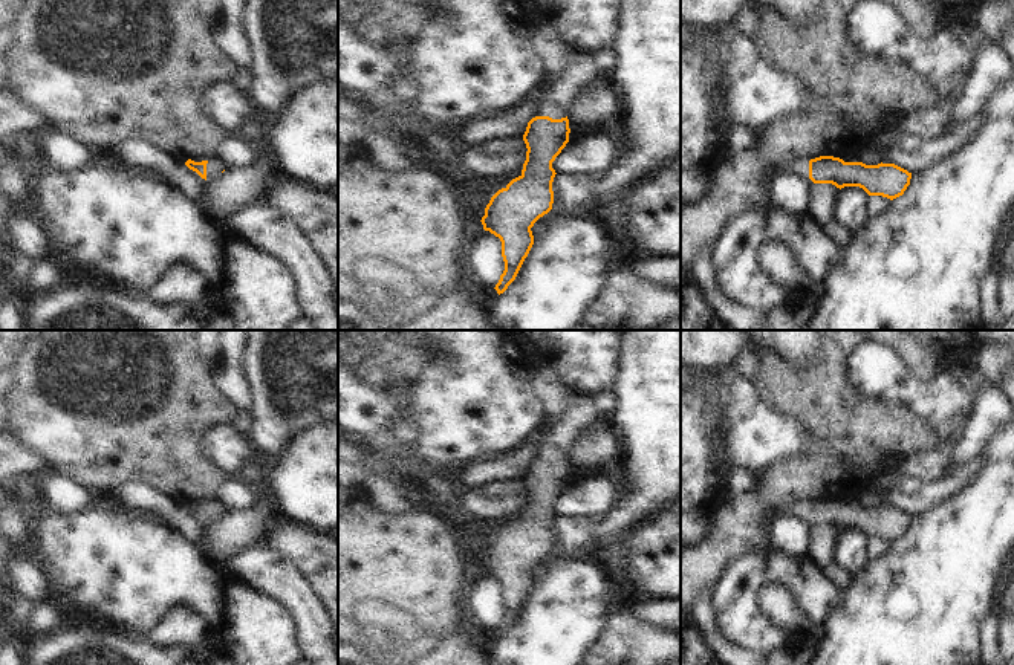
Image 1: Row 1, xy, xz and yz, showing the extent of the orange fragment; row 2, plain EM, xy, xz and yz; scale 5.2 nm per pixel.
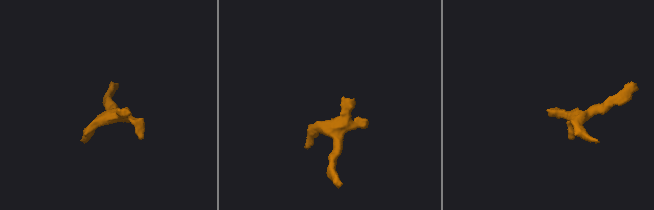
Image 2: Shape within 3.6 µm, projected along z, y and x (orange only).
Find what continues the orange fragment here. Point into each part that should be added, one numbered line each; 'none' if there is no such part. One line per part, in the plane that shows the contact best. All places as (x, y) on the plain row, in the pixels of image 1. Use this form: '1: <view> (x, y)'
1: xz (555, 444)

